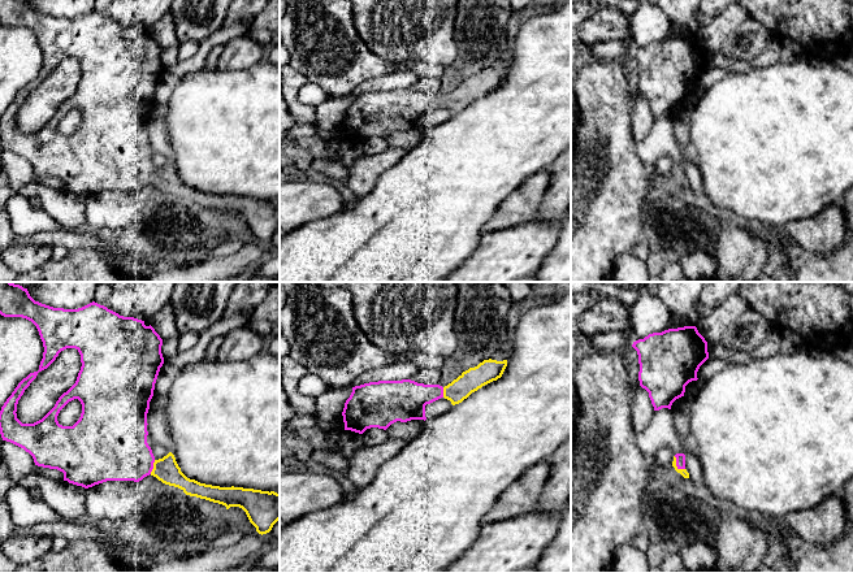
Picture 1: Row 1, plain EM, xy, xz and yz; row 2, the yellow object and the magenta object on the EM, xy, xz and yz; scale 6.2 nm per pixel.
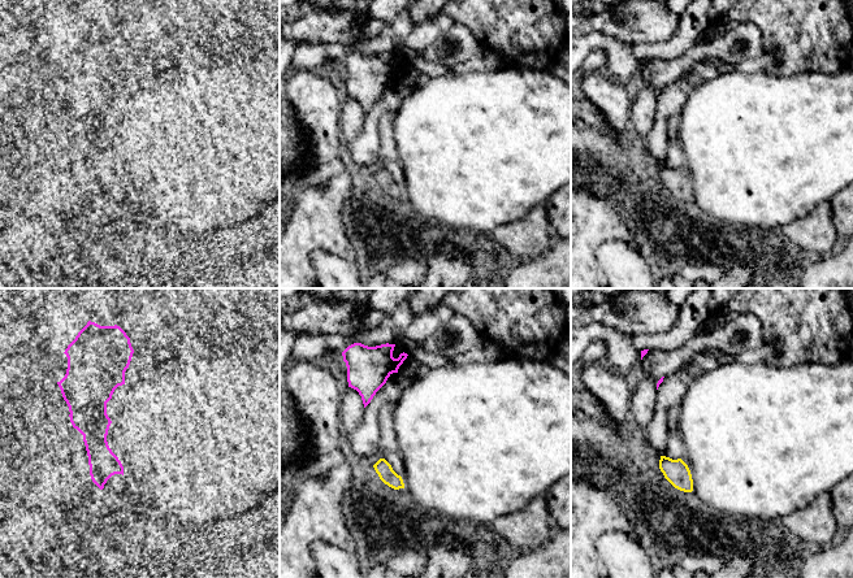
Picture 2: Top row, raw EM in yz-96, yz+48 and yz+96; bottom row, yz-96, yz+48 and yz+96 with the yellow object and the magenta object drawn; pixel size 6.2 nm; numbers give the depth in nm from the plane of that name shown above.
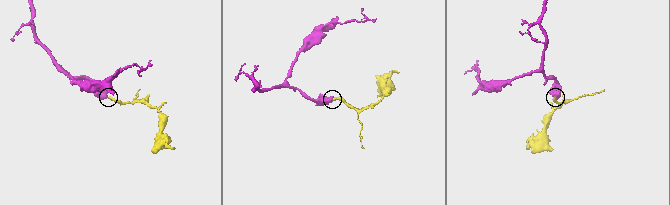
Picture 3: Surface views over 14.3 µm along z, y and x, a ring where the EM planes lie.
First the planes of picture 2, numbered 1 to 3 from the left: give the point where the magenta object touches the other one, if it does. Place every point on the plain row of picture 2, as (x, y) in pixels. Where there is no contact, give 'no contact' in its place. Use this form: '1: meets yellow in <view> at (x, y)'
1: no contact
2: no contact
3: no contact

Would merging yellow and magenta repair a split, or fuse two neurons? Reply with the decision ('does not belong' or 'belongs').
belongs

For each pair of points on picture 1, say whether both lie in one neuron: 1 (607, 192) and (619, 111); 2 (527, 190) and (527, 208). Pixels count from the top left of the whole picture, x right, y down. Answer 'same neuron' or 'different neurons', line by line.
1: same neuron
2: same neuron

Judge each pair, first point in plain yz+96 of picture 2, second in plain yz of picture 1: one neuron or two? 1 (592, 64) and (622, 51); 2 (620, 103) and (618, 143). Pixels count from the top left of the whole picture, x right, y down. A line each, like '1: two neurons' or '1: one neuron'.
1: one neuron
2: one neuron

